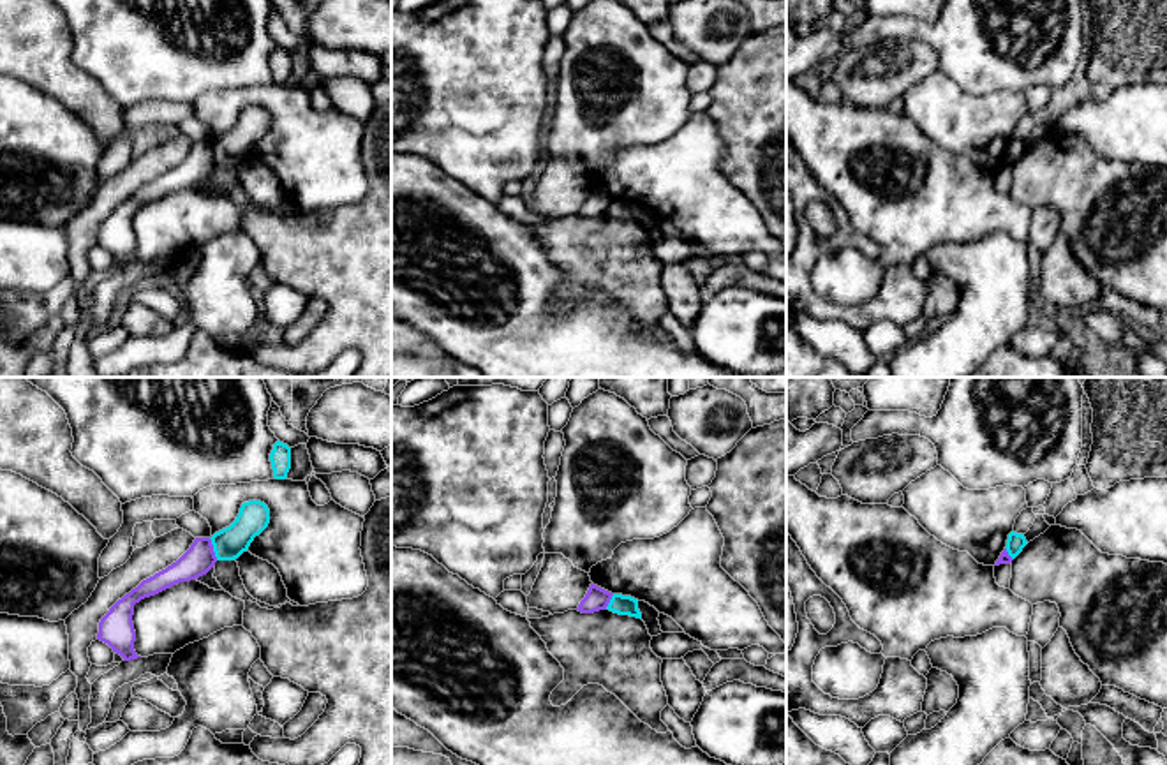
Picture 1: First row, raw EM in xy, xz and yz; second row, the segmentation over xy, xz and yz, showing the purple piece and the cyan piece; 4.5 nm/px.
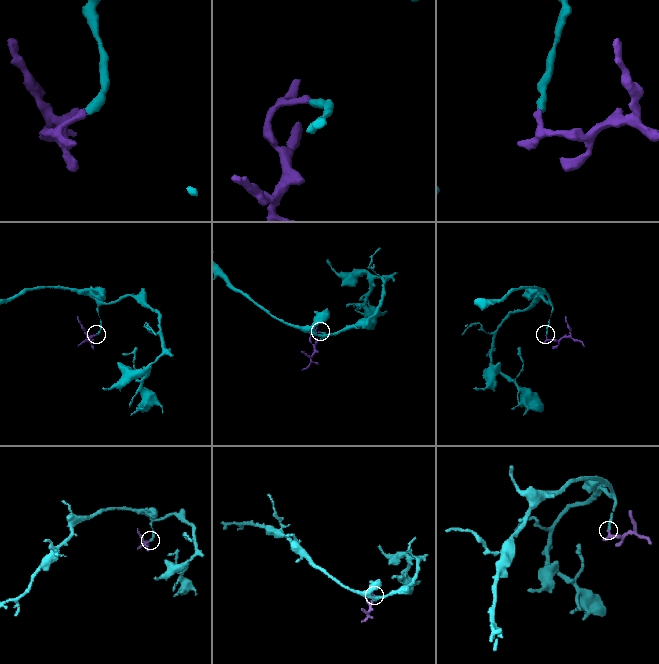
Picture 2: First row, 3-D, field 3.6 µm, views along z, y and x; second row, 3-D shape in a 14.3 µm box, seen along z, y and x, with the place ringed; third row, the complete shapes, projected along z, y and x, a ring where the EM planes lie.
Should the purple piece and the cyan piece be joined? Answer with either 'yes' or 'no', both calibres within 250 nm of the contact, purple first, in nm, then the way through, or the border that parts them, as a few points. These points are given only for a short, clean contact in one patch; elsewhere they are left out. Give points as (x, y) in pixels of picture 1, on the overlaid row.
no | 140/150 nm | along xy (208, 538), (217, 559)

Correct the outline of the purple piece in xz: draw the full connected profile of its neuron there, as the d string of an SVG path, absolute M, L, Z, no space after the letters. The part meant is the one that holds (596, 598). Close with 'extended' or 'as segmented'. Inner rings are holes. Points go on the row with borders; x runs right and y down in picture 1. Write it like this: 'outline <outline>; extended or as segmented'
outline M591 583L585 598L580 601L576 610L582 613L594 613L599 610L606 610L612 596L613 596L612 592Z; as segmented

